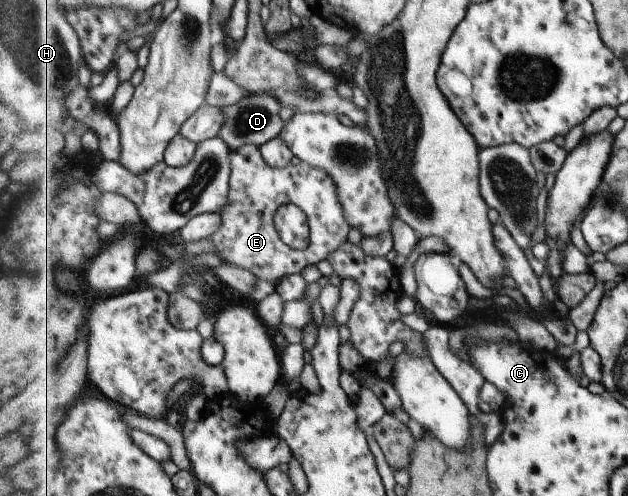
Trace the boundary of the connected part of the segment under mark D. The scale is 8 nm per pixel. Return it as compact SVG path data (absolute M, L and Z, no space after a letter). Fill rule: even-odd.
M272 90L244 97L236 105L222 108L224 117L226 117L226 123L222 125L219 136L228 143L231 152L248 144L254 146L266 145L268 141L277 138L284 127L286 127L285 121L278 115L280 109L282 109L282 105L280 105L278 97L272 93Z

